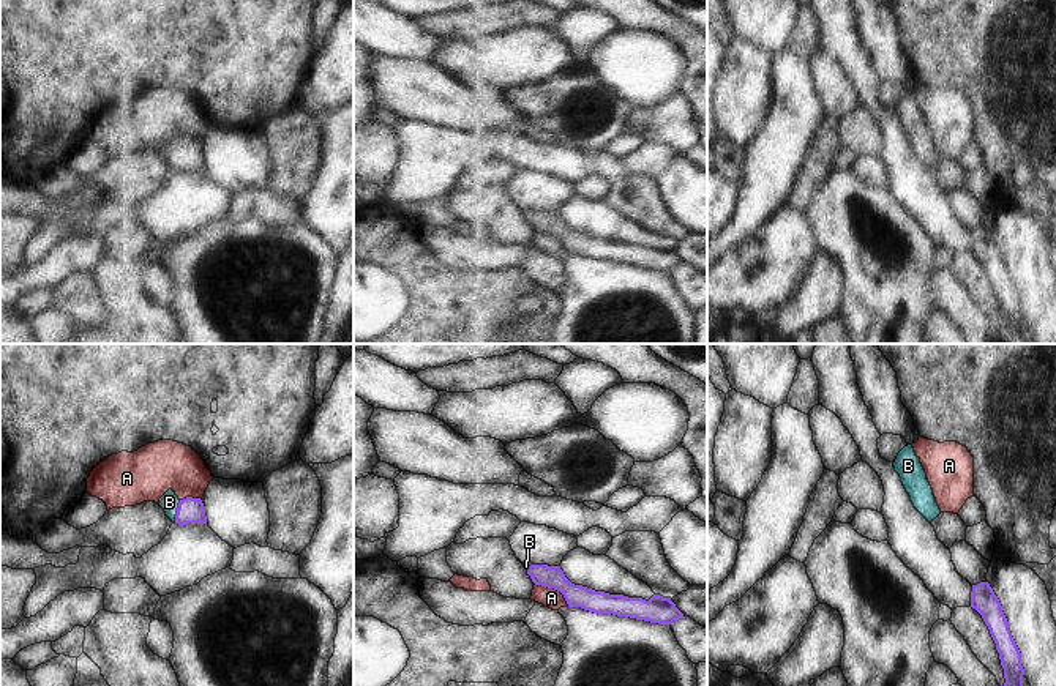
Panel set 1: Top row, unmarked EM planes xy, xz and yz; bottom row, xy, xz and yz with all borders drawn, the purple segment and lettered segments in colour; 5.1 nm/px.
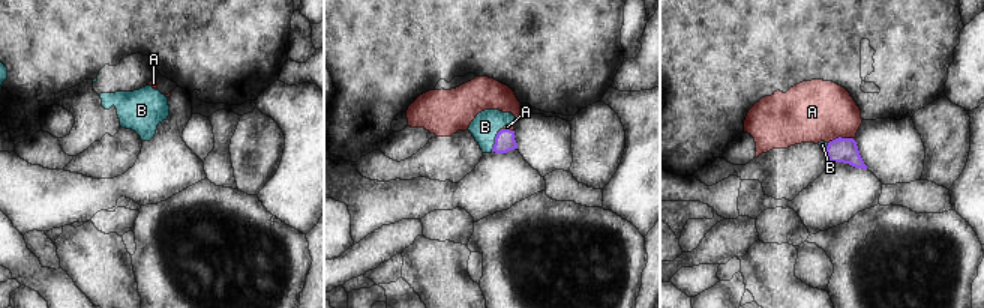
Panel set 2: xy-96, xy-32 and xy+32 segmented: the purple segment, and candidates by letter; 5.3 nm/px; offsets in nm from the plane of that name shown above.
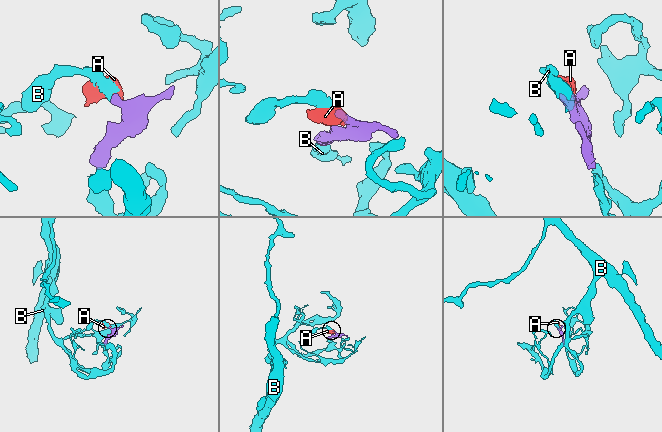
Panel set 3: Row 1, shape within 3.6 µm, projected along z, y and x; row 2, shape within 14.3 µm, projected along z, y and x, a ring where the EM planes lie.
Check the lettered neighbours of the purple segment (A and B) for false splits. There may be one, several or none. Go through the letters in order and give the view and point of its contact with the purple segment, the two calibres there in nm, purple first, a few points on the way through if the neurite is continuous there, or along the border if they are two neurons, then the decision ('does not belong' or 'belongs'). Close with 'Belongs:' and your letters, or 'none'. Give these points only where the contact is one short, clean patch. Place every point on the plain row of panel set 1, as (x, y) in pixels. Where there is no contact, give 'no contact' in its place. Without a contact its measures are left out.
A: meets purple in xz at (554, 235); 110 nm thick on the purple side, 100 nm on the other; border along xz (535, 231), (556, 235), (569, 251); does not belong
B: meets purple in xy at (177, 158); 130 nm thick on the purple side, 100 nm on the other; runs through xy (190, 156), (177, 158), (169, 149); belongs
Belongs: B

